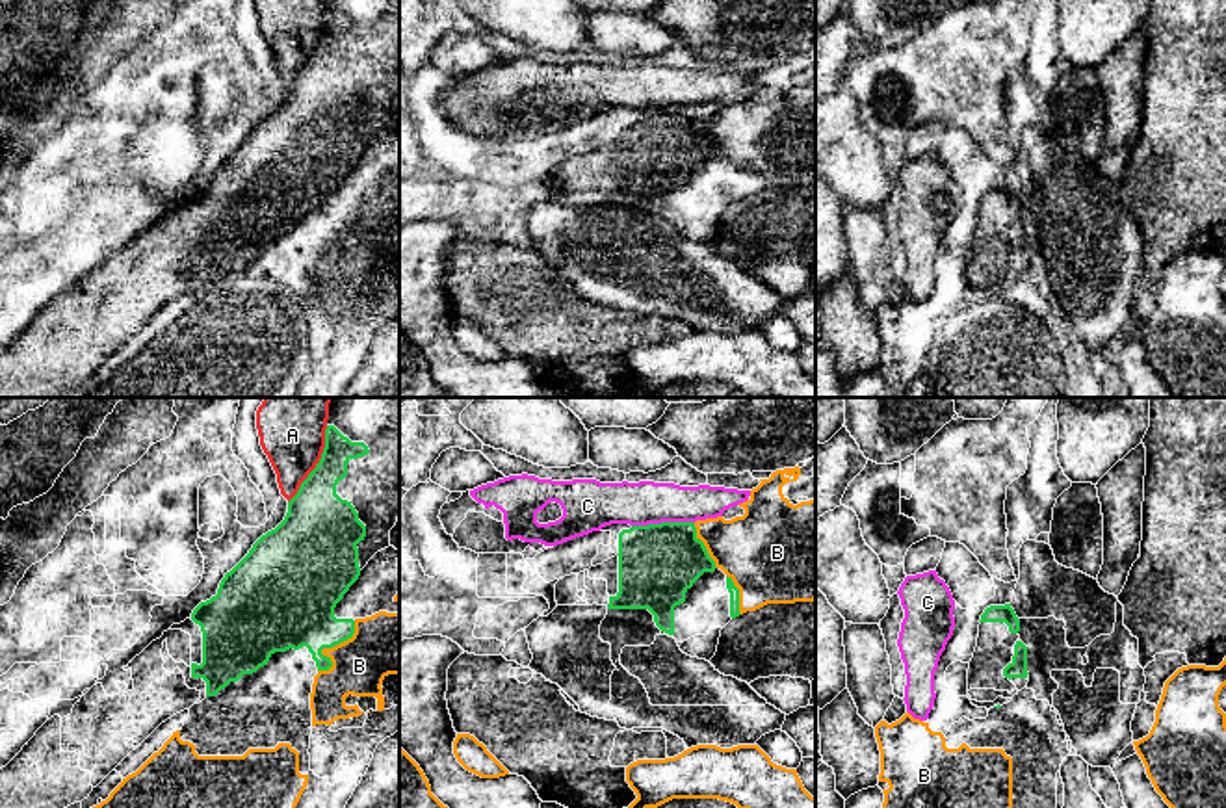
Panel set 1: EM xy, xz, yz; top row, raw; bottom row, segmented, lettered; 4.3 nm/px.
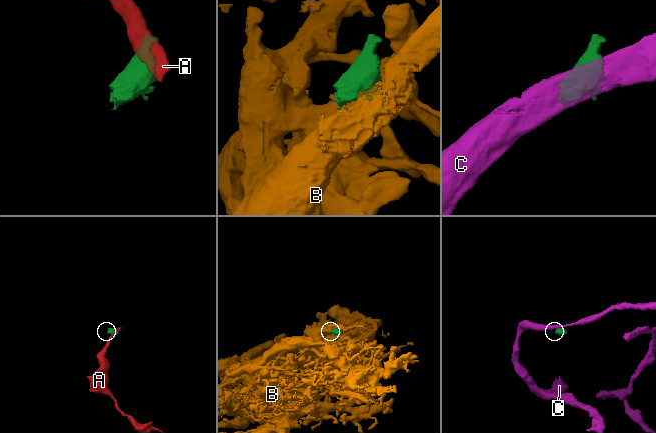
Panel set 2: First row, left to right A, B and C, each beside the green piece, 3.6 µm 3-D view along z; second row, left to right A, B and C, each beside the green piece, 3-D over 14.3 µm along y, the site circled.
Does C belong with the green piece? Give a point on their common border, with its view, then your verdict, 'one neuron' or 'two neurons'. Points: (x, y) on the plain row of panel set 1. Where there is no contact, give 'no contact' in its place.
contact xz (662, 106); two neurons

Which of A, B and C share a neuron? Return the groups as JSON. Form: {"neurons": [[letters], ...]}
{"neurons": [["A"], ["B"], ["C"]]}

